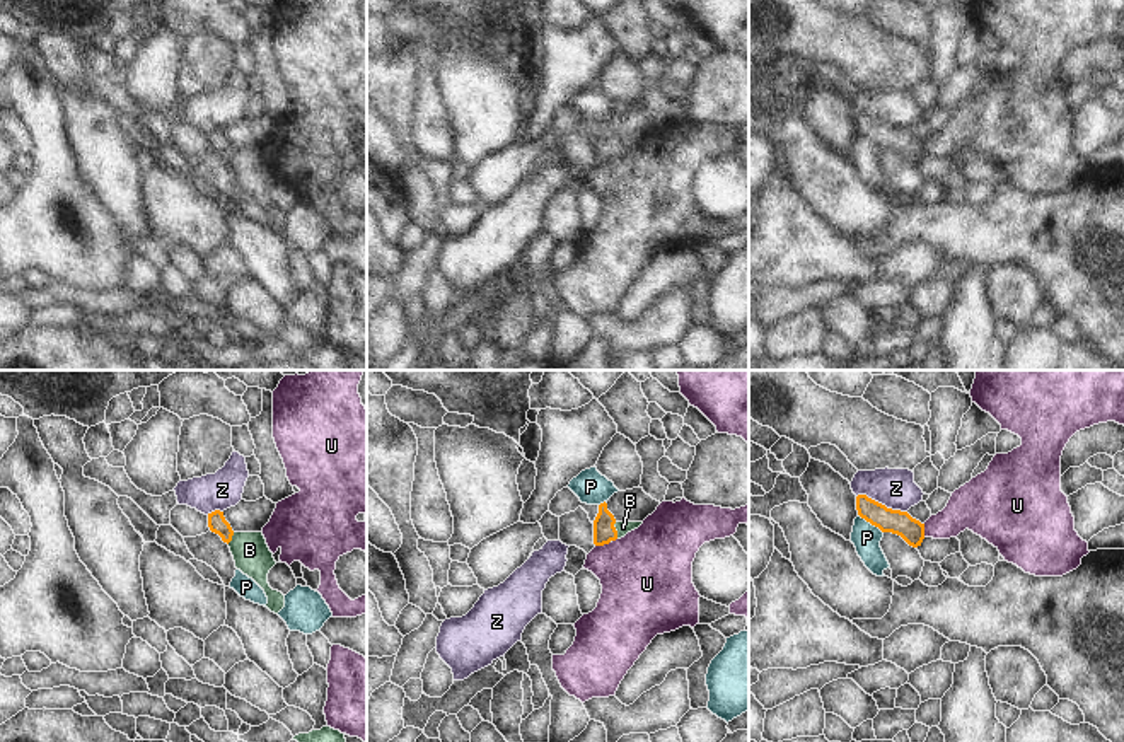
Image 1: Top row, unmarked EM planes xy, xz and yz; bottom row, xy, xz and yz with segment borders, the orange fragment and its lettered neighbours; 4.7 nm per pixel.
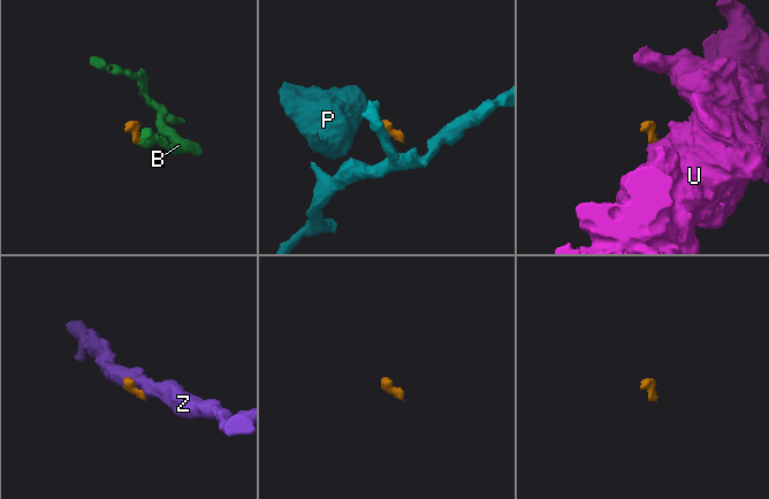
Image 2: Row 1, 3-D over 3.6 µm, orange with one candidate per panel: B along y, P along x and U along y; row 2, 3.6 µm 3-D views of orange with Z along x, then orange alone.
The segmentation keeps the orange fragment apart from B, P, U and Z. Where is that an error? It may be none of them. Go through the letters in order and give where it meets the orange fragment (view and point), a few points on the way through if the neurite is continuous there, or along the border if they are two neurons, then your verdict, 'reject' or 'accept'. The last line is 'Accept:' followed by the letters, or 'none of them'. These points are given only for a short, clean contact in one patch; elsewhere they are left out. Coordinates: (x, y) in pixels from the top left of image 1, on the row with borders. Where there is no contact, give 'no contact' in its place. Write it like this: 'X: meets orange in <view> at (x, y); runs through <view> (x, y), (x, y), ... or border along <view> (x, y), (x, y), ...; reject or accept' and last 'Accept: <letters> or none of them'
B: meets orange in xz at (616, 531); runs through xz (604, 531), (616, 531), (623, 527); accept
P: meets orange in yz at (870, 522); border along yz (858, 514), (882, 533); reject
U: meets orange in xz at (602, 544); border along xz (609, 541), (596, 546); reject
Z: meets orange in yz at (880, 504); border along yz (857, 495), (867, 495), (887, 507), (906, 512); reject
Accept: B

